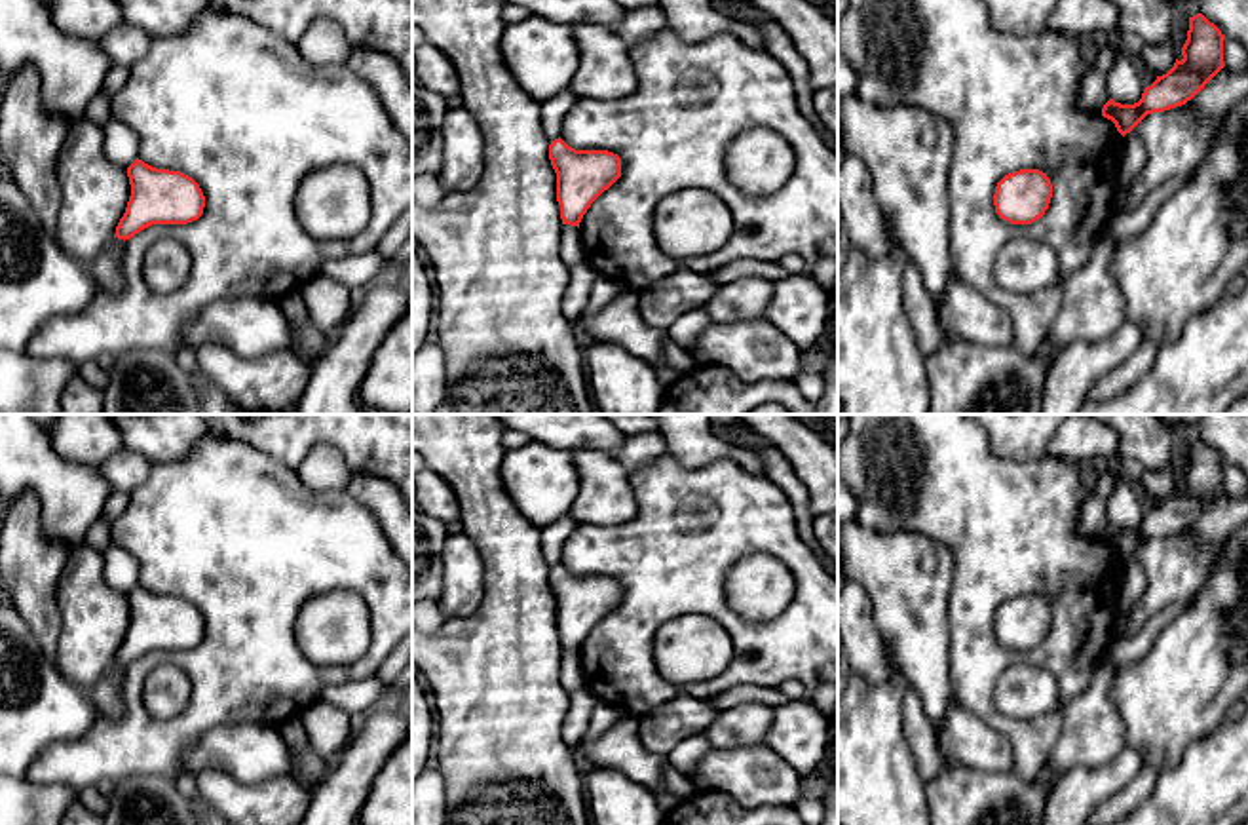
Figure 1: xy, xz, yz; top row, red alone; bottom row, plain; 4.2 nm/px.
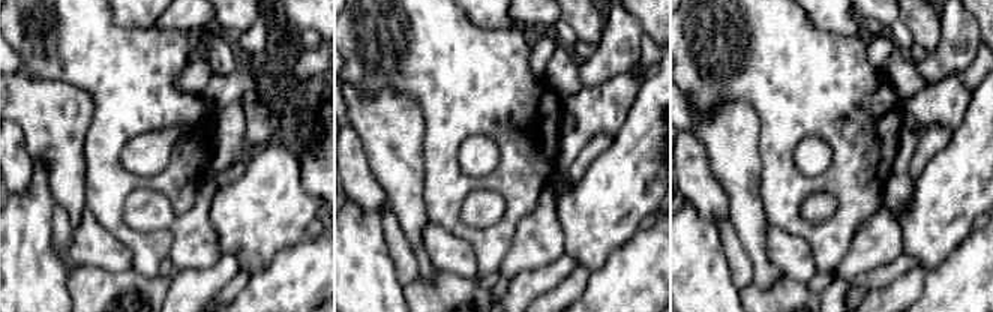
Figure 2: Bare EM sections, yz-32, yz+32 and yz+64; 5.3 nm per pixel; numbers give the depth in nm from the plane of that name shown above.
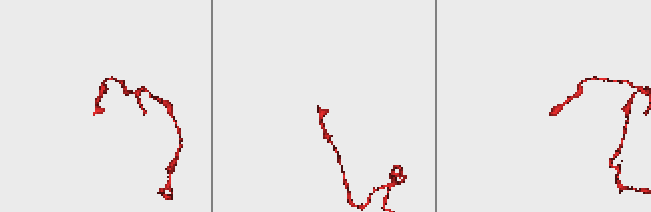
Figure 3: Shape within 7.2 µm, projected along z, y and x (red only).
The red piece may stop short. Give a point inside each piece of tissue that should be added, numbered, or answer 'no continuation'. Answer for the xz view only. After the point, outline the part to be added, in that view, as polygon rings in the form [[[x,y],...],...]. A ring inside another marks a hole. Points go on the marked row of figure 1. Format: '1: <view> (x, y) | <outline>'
no continuation

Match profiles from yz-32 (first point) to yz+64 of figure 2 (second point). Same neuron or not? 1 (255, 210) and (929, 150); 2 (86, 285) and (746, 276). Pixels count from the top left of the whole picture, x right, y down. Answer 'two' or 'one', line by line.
1: two
2: two

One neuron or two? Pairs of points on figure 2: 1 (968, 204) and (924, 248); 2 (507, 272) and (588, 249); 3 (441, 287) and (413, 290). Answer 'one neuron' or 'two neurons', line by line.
1: one neuron
2: two neurons
3: one neuron

